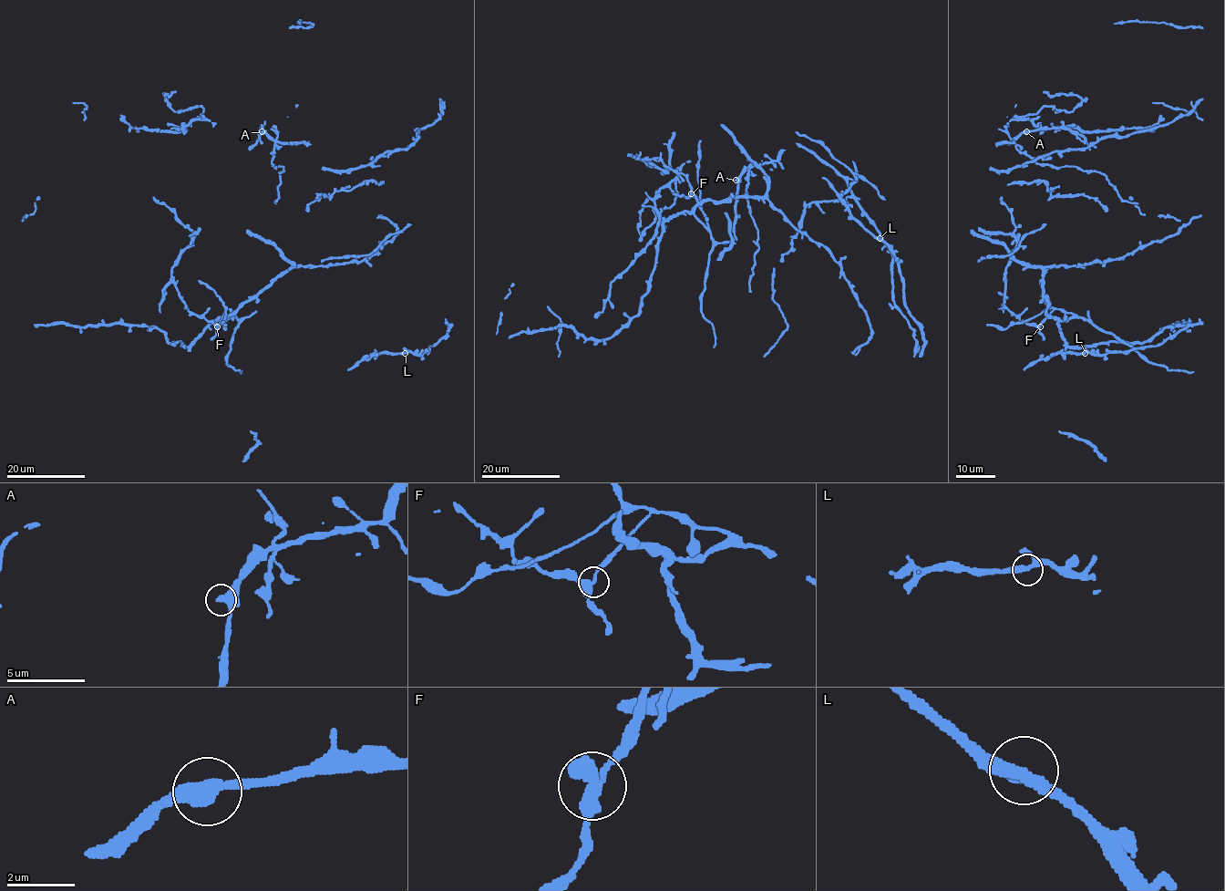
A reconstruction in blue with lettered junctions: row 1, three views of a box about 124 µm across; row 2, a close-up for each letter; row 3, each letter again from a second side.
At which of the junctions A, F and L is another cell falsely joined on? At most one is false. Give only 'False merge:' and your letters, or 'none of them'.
False merge: F

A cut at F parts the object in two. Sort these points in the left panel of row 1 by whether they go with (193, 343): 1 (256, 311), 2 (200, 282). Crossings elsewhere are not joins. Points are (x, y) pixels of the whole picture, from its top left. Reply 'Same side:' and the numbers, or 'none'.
Same side: none

